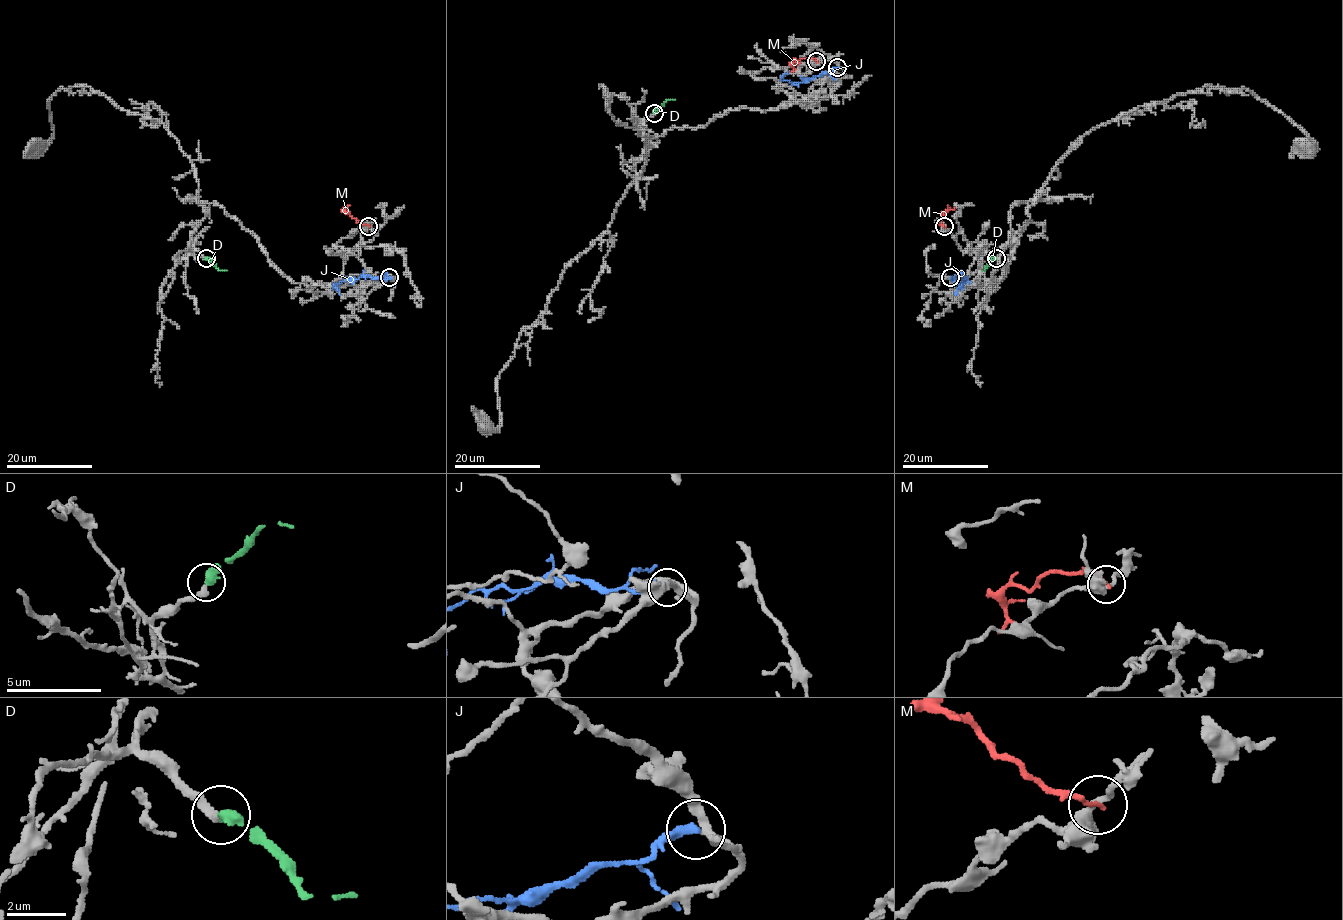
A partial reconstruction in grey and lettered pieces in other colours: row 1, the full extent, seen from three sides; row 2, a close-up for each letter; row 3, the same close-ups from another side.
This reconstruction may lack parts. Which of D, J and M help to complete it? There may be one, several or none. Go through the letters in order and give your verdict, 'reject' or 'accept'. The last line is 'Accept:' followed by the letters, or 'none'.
D: accept
J: reject
M: reject
Accept: D

